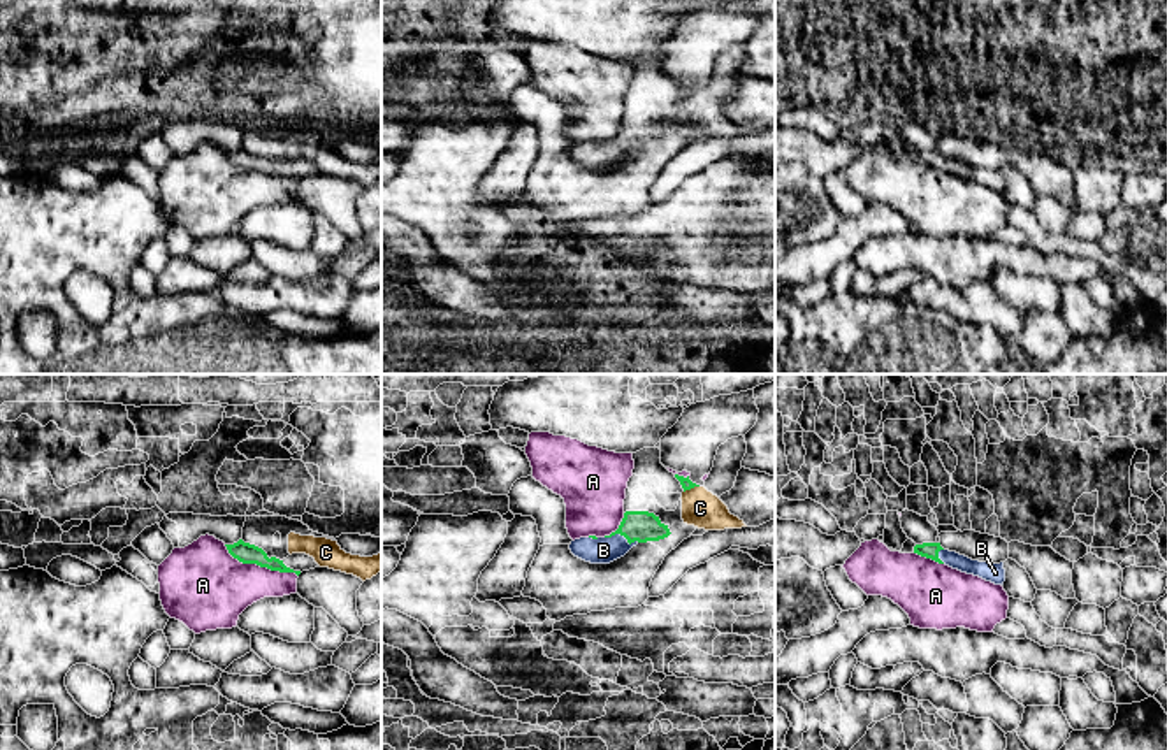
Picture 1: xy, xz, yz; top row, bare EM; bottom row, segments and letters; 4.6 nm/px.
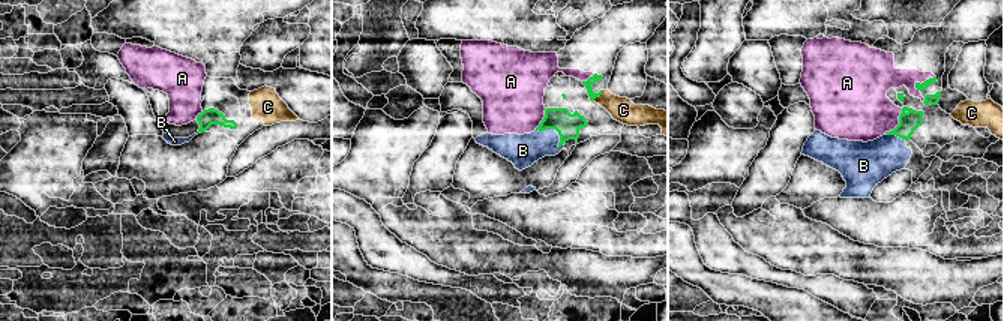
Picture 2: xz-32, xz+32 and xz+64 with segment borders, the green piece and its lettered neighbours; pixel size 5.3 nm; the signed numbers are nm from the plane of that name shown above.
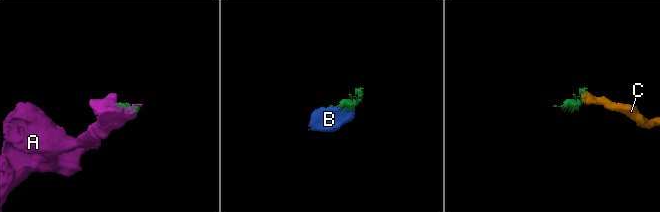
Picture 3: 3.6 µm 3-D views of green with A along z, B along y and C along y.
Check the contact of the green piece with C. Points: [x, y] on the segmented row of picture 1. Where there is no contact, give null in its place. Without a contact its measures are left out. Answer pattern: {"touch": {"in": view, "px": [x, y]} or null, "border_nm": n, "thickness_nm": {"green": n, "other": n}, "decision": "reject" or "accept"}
{"touch": {"in": "xz", "px": [691, 487]}, "border_nm": 80, "thickness_nm": {"green": 50, "other": 170}, "decision": "reject"}

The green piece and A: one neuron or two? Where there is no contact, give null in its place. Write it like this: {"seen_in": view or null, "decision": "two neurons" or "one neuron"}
{"seen_in": "xy", "decision": "two neurons"}

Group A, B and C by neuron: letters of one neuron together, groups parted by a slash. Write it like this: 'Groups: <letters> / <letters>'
Groups: A / B / C

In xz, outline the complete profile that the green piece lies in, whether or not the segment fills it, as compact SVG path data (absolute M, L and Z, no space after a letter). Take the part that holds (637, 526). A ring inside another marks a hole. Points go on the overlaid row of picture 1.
M626 511L615 532L605 537L580 537L571 541L575 557L591 564L610 564L624 557L633 546L647 541L659 541L671 532L659 516L649 511Z

